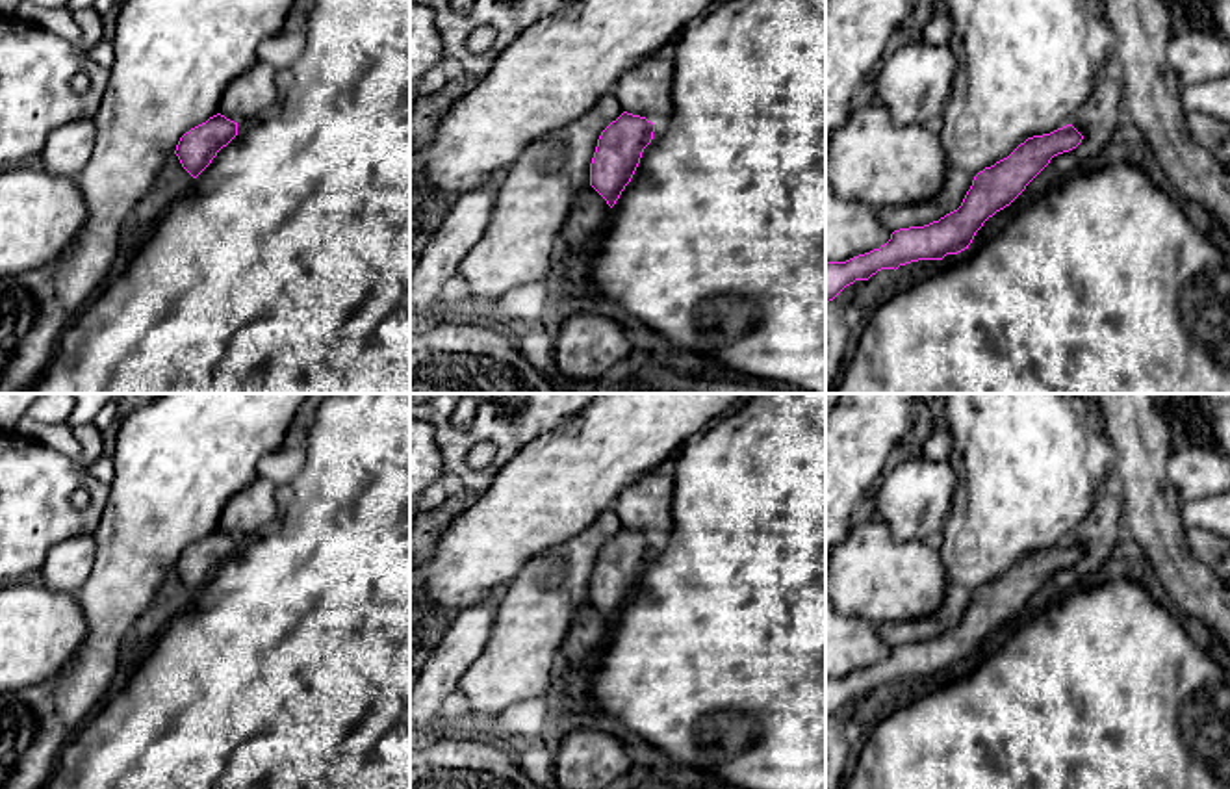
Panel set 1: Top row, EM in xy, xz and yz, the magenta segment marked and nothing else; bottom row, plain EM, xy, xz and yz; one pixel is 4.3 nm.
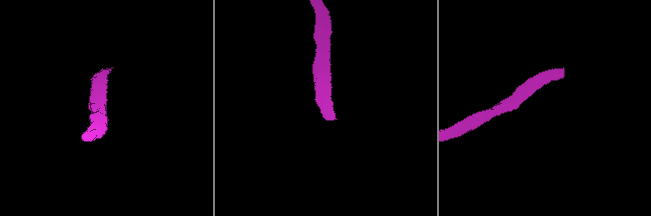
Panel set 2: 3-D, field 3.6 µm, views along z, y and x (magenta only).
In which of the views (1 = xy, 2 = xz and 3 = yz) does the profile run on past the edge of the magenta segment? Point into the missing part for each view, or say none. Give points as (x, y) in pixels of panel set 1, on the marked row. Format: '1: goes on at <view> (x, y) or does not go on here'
1: does not go on here
2: does not go on here
3: does not go on here

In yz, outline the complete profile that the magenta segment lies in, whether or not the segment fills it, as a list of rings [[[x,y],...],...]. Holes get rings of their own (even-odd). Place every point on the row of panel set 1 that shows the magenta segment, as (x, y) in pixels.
[[[1072,124],[1028,137],[1007,158],[974,176],[957,210],[924,226],[894,230],[885,245],[870,252],[826,262],[826,304],[846,286],[868,280],[881,269],[896,271],[911,262],[942,260],[968,249],[989,217],[1009,206],[1054,156],[1076,149],[1082,139]]]

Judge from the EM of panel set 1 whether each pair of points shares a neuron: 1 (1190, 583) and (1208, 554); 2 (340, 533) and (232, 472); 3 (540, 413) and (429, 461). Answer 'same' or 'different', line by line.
1: different
2: different
3: different

